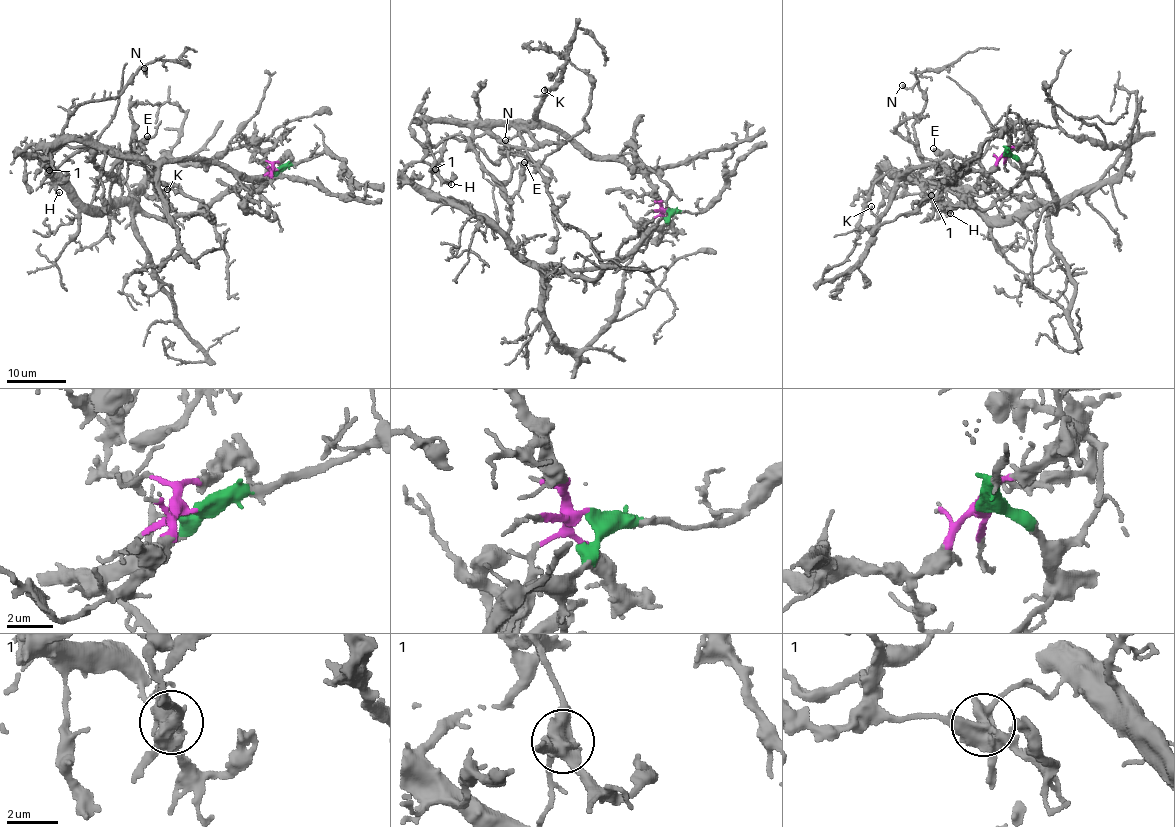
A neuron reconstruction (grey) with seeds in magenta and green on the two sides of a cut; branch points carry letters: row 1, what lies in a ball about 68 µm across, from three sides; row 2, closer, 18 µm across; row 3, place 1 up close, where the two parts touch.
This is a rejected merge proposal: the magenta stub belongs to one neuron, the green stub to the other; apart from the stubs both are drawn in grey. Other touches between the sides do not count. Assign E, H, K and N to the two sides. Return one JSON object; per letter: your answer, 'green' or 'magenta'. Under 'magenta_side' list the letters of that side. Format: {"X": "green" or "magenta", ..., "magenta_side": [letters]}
{"E": "green", "H": "magenta", "K": "magenta", "N": "green", "magenta_side": ["H", "K"]}

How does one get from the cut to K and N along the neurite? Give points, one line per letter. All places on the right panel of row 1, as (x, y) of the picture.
K: (1004, 155), (987, 171), (956, 175), (941, 166), (915, 167), (897, 182), (891, 204), (877, 217), (871, 206)
N: (1004, 155), (1041, 174), (1056, 212), (992, 218), (927, 183), (895, 129), (926, 100), (918, 82), (902, 84)

